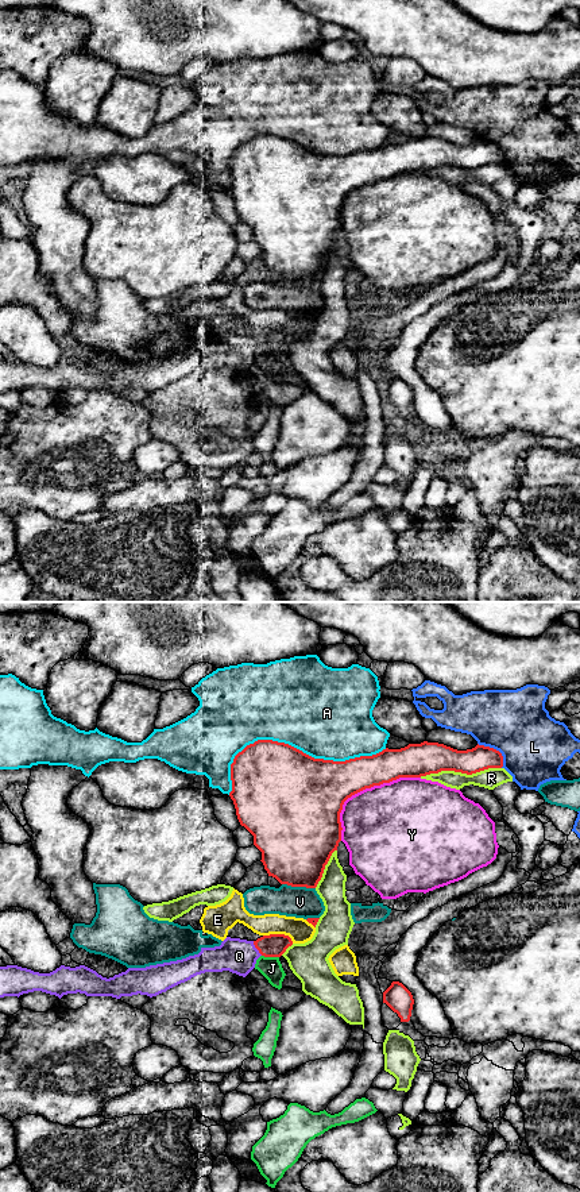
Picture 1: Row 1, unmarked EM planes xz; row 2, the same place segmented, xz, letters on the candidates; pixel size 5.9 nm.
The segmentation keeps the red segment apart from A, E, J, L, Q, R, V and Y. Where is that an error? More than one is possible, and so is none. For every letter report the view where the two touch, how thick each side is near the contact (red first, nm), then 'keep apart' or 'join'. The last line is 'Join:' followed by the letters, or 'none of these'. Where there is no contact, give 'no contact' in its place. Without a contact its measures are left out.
A: contact in xz; calibres 500 and 480 nm; keep apart
E: contact in xz; calibres 140 and 150 nm; keep apart
J: contact in xz; calibres 140 and 130 nm; keep apart
L: contact in xz; calibres 150 and 400 nm; keep apart
Q: contact in xz; calibres 140 and 200 nm; join
R: contact in xz; calibres 190 and 120 nm; keep apart
V: contact in xz; calibres 420 and 190 nm; keep apart
Y: contact in xz; calibres 320 and 480 nm; keep apart
Join: Q

